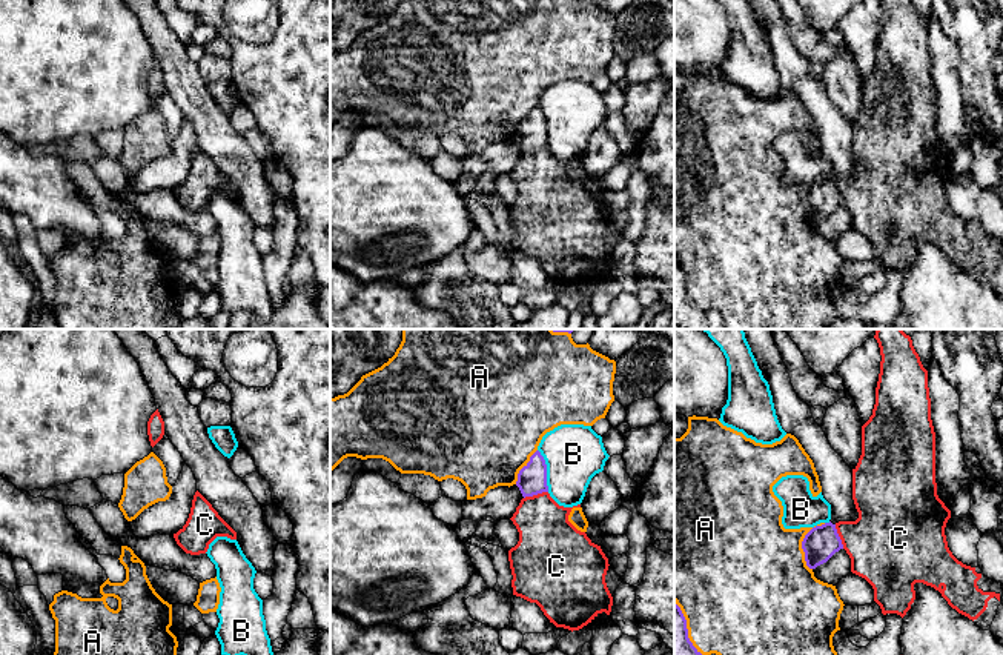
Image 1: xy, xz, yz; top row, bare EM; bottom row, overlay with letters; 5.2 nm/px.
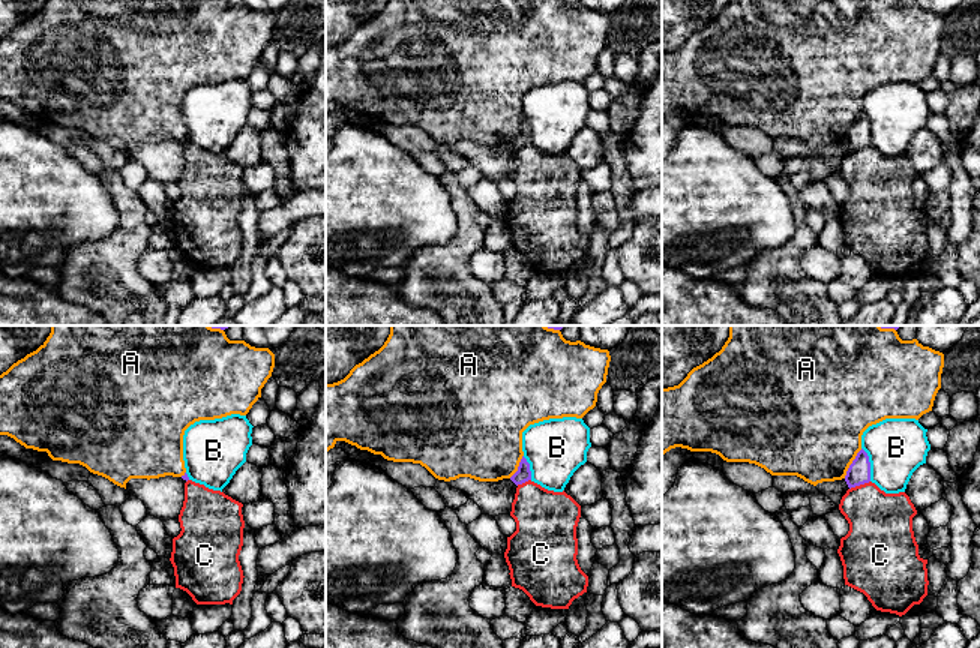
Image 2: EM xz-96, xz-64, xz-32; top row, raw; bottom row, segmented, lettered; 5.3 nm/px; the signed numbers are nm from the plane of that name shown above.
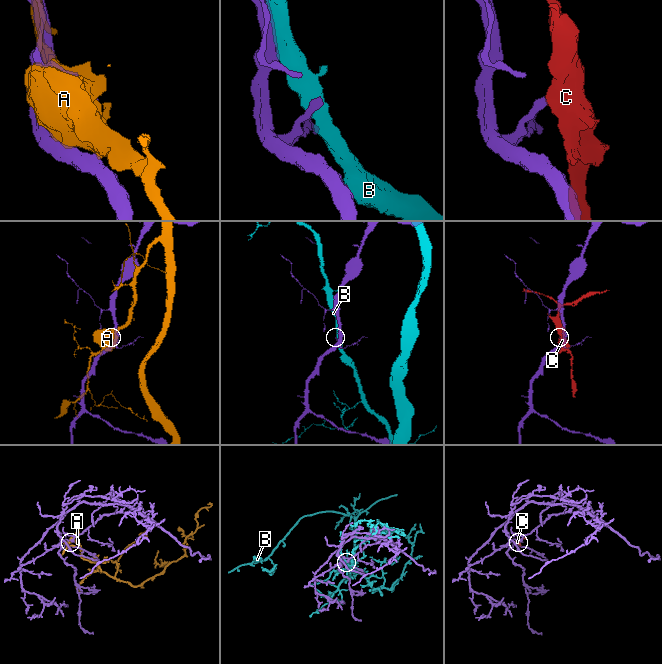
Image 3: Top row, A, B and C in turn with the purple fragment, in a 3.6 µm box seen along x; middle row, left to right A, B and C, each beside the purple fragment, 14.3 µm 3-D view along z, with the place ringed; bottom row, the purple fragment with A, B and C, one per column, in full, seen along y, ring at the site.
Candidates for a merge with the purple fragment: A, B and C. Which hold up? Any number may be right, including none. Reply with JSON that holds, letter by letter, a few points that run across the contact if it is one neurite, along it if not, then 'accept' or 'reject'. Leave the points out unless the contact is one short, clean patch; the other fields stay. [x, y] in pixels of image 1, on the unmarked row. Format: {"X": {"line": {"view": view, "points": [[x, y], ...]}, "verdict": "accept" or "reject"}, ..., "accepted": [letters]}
{"A": {"verdict": "reject"}, "B": {"verdict": "reject"}, "C": {"line": {"view": "xz", "points": [[547, 146], [524, 154]]}, "verdict": "reject"}, "accepted": []}

